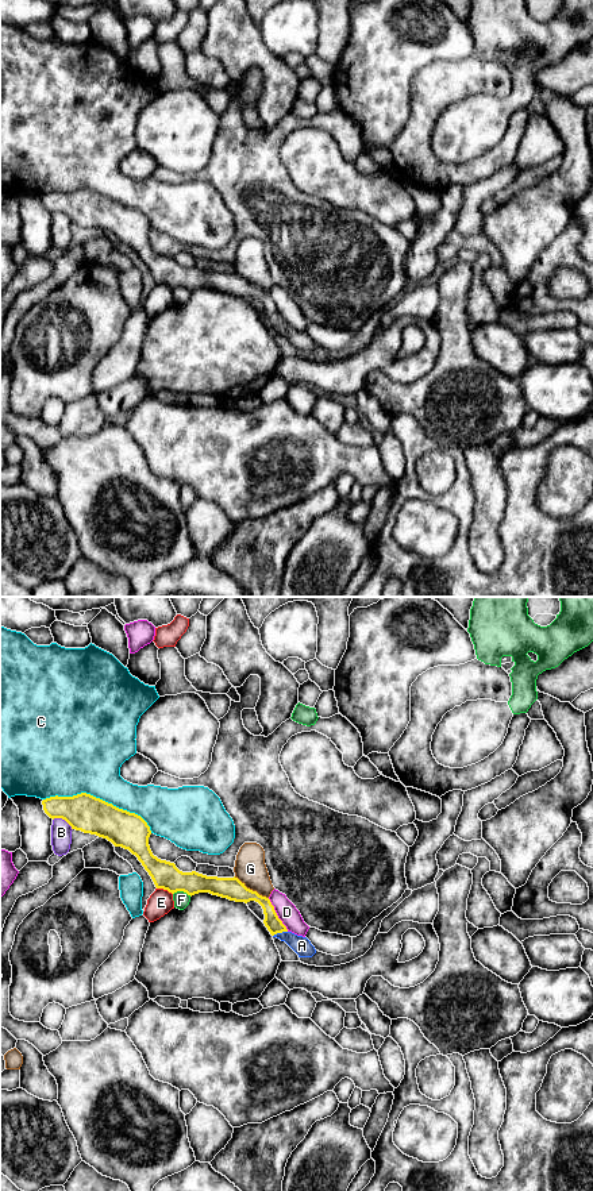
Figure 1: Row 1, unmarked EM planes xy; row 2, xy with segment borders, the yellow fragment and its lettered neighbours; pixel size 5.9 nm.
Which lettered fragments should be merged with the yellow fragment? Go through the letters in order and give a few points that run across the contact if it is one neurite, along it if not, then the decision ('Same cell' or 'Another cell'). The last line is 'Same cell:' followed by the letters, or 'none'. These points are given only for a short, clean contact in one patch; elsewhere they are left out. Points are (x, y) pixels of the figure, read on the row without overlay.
A: Line: xy (274, 320), (280, 327), (301, 340). Same cell
B: Another cell
C: Another cell
D: Another cell
E: Another cell
F: Another cell
G: Another cell
Same cell: A

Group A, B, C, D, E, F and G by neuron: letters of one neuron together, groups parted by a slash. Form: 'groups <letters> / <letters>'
groups A / B / C / D / E / F / G

